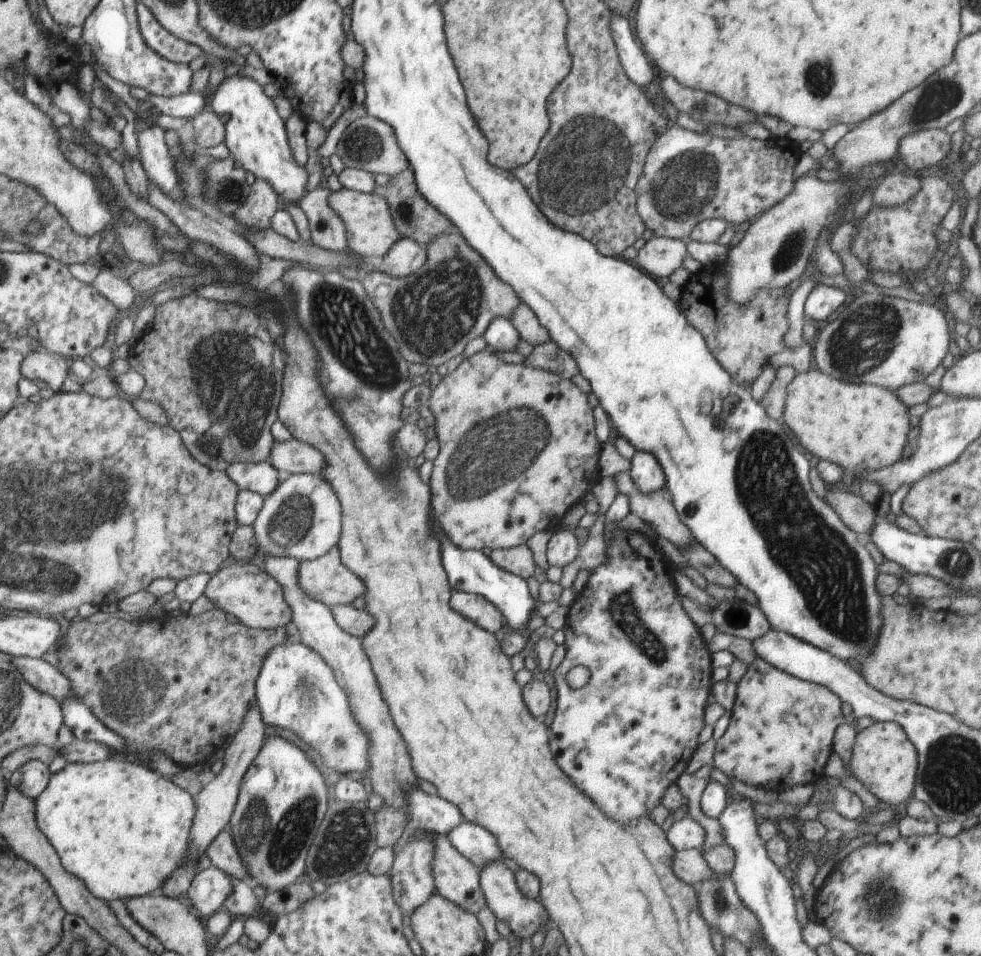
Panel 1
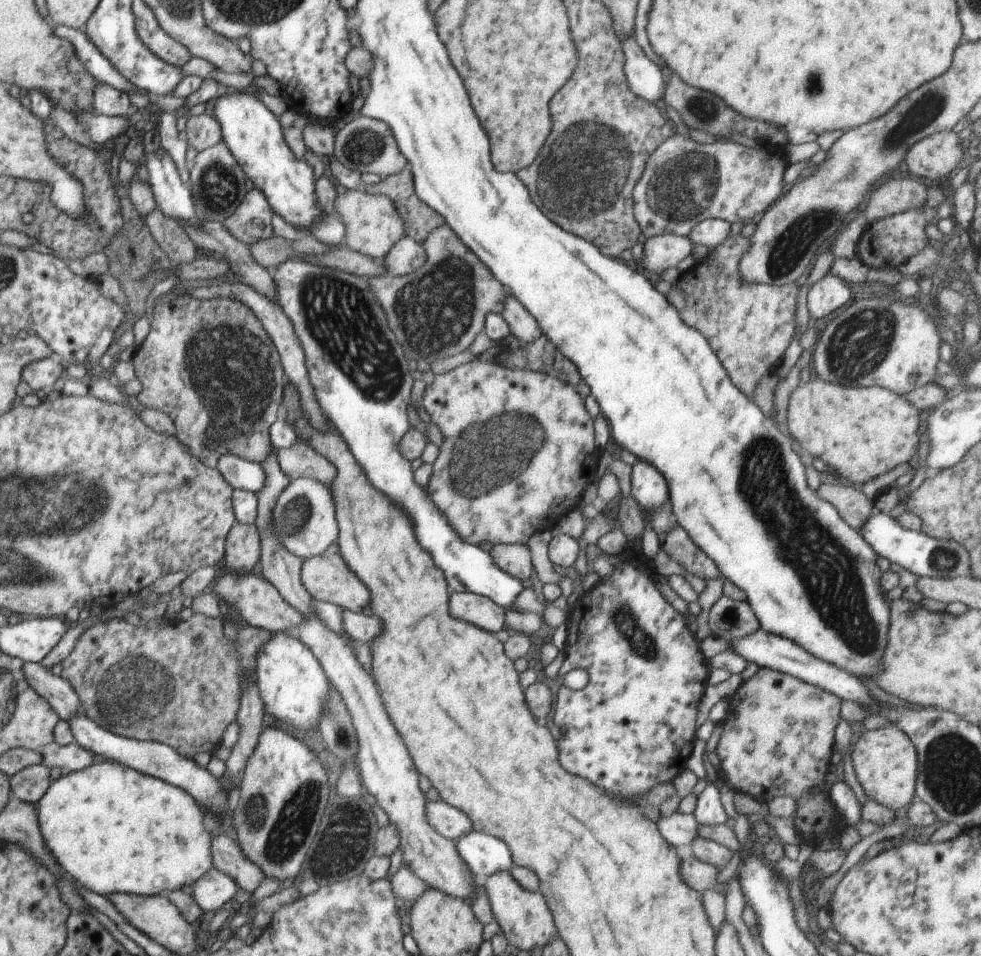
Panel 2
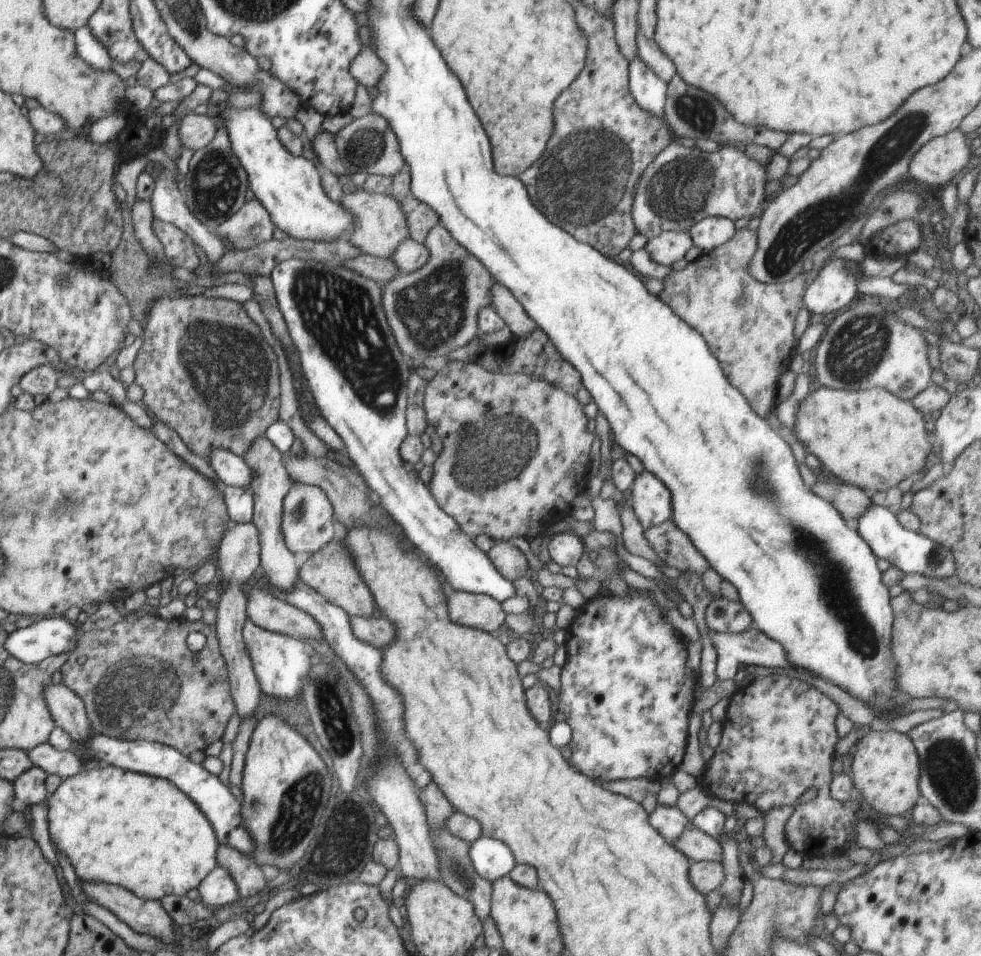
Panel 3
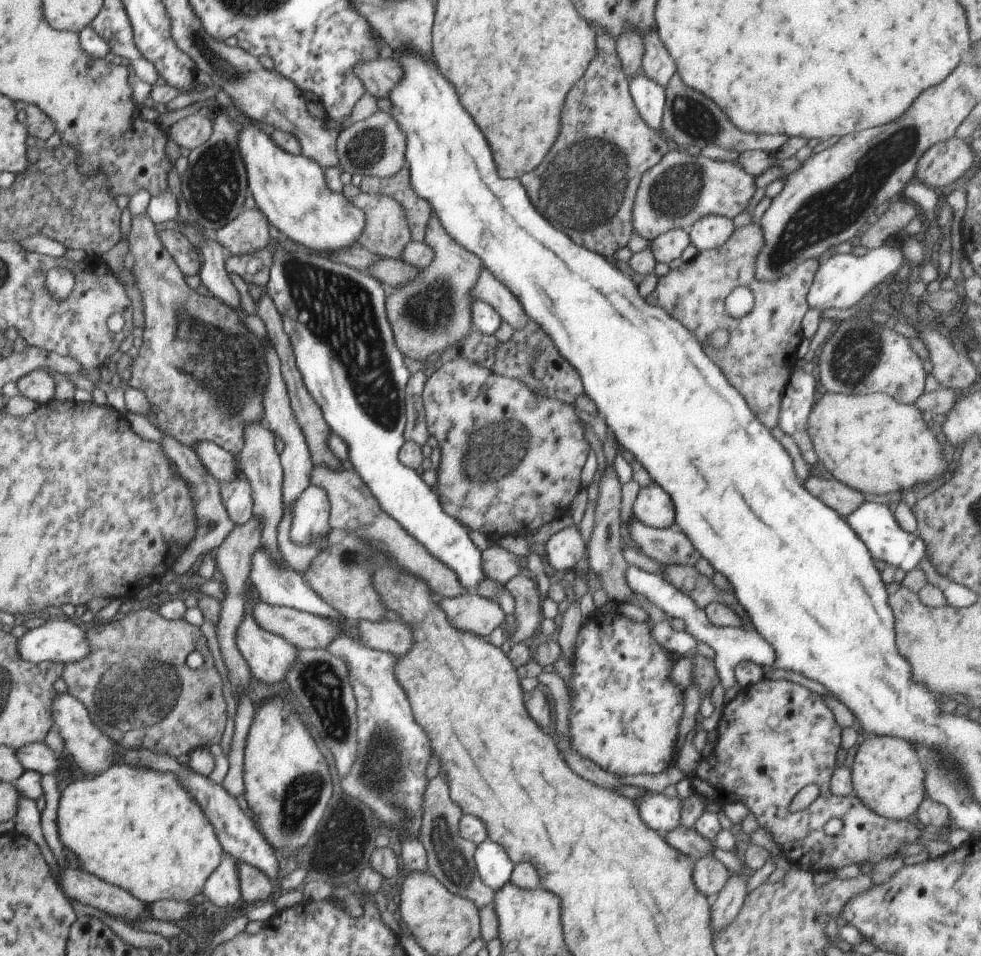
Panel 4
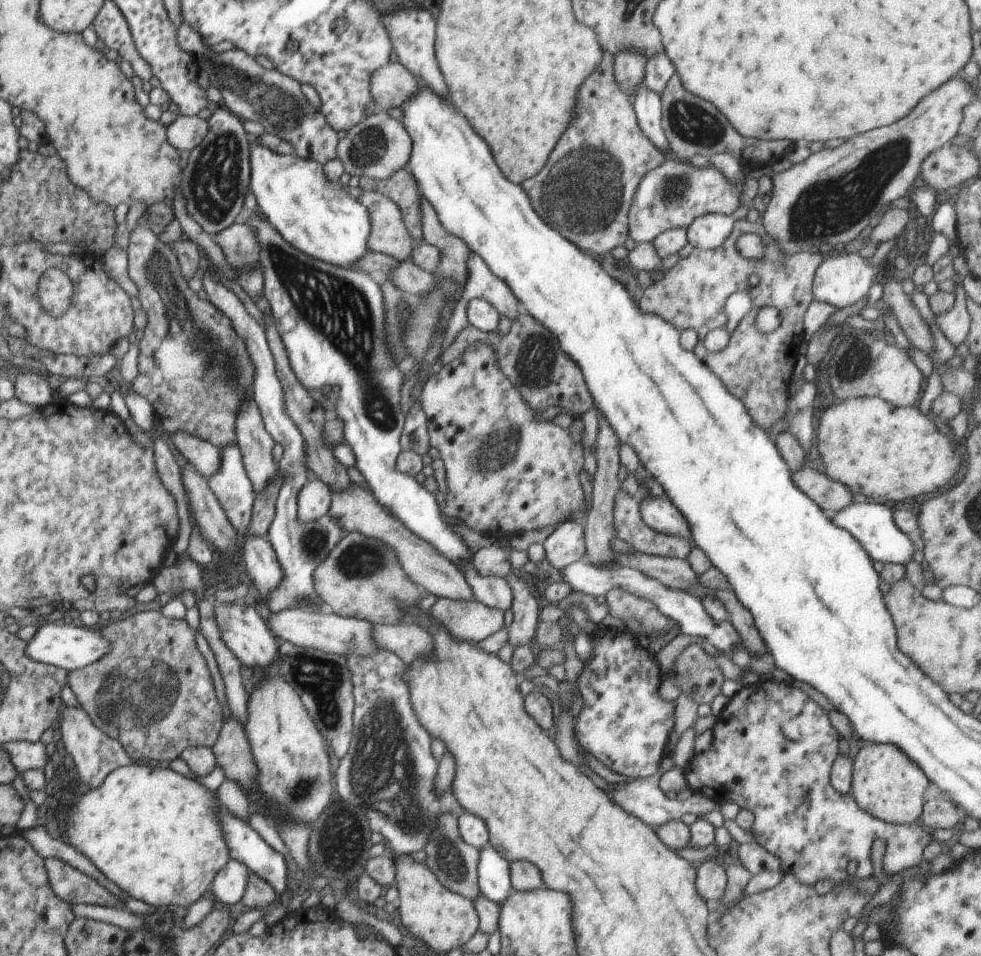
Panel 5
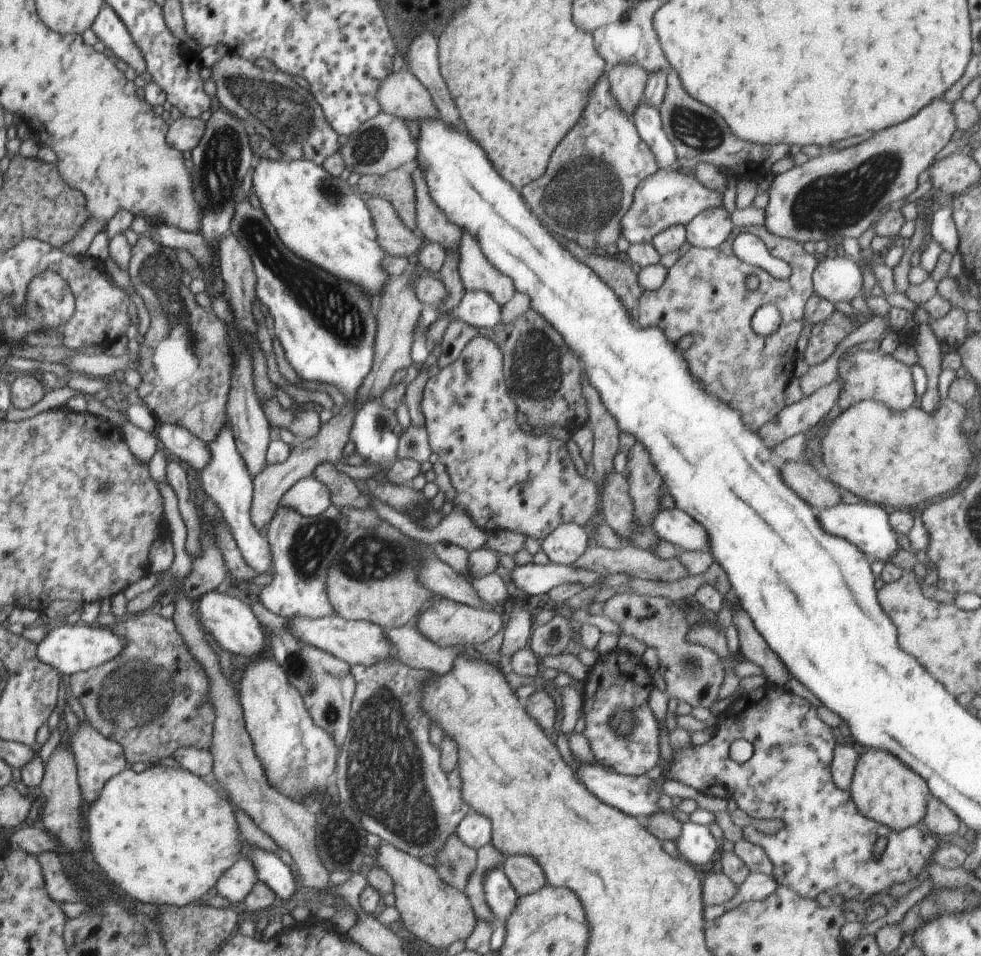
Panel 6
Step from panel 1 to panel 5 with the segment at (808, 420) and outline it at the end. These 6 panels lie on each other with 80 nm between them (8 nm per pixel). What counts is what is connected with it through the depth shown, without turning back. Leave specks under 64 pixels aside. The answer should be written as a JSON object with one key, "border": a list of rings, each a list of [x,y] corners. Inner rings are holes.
{"border":[[[860,397],[838,401],[834,399],[825,408],[818,426],[818,443],[815,454],[822,457],[826,476],[837,483],[848,486],[853,493],[862,493],[869,500],[904,500],[916,498],[918,494],[930,494],[946,486],[962,466],[964,452],[960,441],[952,441],[942,433],[934,421],[920,411],[917,404],[897,407],[879,397]]]}

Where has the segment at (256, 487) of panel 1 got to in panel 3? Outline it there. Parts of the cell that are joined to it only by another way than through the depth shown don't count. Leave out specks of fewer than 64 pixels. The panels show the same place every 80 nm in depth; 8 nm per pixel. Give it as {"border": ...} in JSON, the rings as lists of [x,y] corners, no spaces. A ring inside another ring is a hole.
{"border":[[[213,448],[209,452],[208,462],[223,486],[251,486],[252,473],[242,455],[225,448]]]}

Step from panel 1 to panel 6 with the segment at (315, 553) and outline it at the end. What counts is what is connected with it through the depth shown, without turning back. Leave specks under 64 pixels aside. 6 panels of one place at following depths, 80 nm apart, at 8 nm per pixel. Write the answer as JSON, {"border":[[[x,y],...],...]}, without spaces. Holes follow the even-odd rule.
{"border":[[[313,474],[300,479],[280,499],[279,506],[286,507],[305,517],[315,517],[328,512],[332,506],[329,488]]]}

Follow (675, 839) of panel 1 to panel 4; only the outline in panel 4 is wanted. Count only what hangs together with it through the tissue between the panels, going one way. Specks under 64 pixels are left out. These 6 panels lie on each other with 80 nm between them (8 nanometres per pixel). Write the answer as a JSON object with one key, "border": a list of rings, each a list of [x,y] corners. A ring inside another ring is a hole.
{"border":[[[644,791],[641,796],[632,799],[638,807],[640,818],[651,828],[657,830],[663,837],[670,829],[680,825],[680,812],[682,812],[683,804],[678,797],[666,797],[662,793],[654,791]]]}

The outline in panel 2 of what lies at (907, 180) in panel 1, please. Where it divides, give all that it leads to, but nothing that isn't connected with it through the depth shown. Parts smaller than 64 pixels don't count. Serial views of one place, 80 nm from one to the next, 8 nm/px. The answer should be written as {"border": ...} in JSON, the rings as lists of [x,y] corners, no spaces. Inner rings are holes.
{"border":[[[891,180],[873,191],[865,210],[868,225],[880,219],[922,207],[928,198],[924,185],[914,180]]]}

